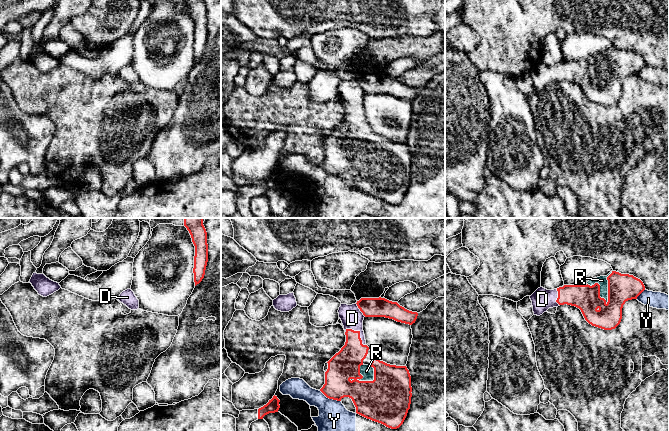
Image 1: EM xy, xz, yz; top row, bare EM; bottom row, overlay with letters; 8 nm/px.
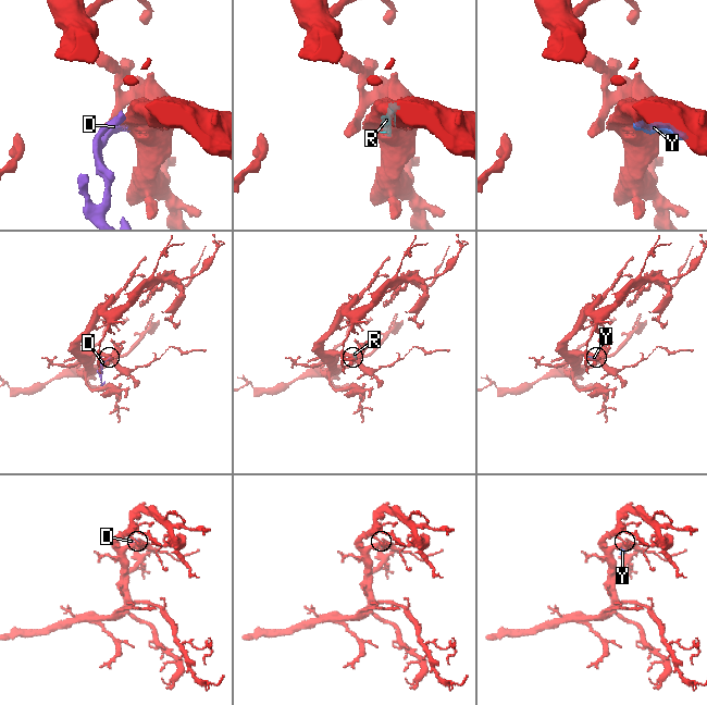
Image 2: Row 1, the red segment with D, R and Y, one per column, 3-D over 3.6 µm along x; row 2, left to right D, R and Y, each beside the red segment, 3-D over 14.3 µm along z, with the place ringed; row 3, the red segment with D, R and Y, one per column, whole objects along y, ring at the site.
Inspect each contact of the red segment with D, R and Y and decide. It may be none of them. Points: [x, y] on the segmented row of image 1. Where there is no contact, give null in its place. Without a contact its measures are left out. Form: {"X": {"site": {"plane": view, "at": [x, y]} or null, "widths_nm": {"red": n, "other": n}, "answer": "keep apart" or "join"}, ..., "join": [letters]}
{"D": {"site": {"plane": "xz", "at": [359, 332]}, "widths_nm": {"red": 220, "other": 180}, "answer": "join"}, "R": {"site": {"plane": "yz", "at": [608, 288]}, "widths_nm": {"red": 220, "other": 80}, "answer": "join"}, "Y": {"site": {"plane": "xz", "at": [330, 398]}, "widths_nm": {"red": 220, "other": 240}, "answer": "keep apart"}, "join": ["D", "R"]}

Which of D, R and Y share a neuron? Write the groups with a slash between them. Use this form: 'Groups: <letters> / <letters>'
Groups: D R / Y

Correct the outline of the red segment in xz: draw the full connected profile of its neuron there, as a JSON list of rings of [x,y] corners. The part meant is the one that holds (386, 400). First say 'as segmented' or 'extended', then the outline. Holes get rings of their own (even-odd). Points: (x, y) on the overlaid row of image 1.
extended | [[[381,297],[361,298],[352,305],[341,304],[338,313],[344,326],[346,342],[341,350],[325,363],[325,384],[320,391],[327,398],[337,401],[349,397],[356,407],[357,414],[388,428],[399,428],[410,409],[412,397],[410,373],[406,366],[390,365],[373,356],[366,345],[363,320],[365,317],[385,317],[412,325],[418,313]]]

